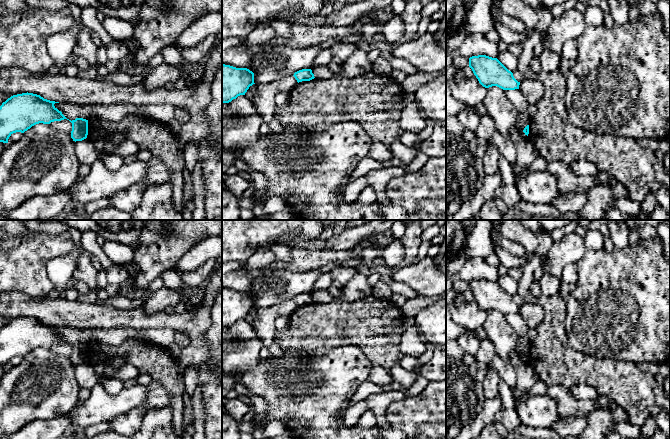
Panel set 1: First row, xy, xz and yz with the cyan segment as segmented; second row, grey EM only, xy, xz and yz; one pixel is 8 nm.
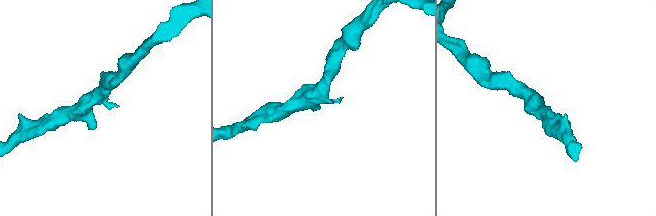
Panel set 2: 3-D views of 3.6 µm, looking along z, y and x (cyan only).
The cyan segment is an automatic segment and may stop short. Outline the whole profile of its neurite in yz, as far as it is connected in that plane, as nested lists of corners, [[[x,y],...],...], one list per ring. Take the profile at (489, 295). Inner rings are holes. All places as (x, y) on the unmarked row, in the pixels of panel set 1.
[[[486,279],[472,280],[469,282],[469,291],[485,312],[497,310],[503,314],[519,313],[520,306],[497,282]]]

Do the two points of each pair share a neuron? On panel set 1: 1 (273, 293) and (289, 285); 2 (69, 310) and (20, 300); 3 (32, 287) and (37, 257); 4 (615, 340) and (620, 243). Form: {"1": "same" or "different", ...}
{"1": "same", "2": "same", "3": "same", "4": "different"}

